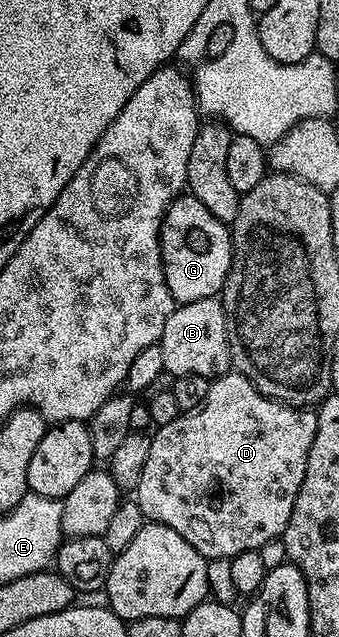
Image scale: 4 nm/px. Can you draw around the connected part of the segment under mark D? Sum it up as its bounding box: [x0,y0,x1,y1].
[134,374,316,561]

